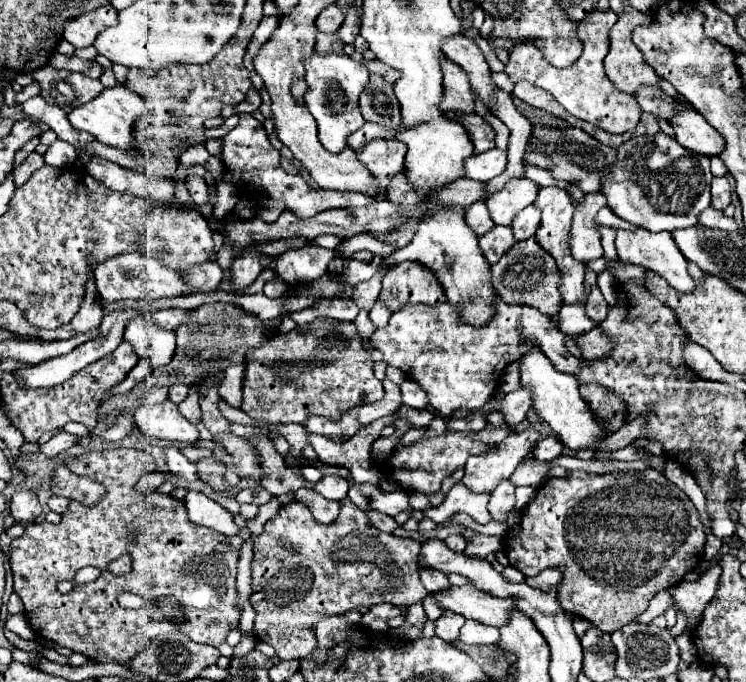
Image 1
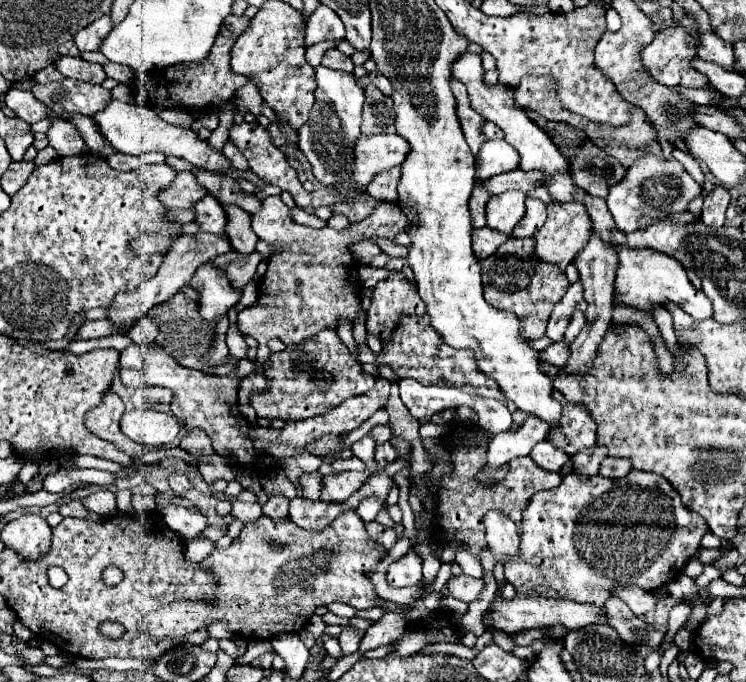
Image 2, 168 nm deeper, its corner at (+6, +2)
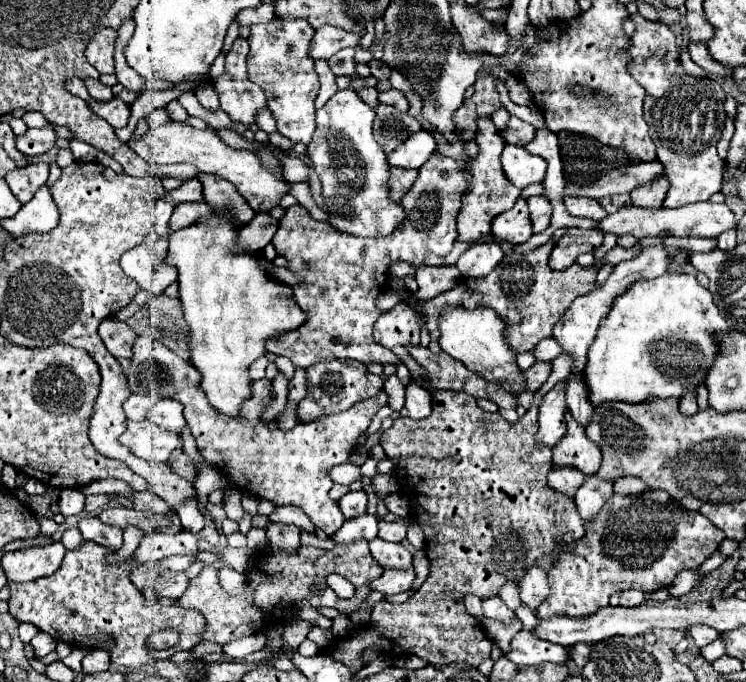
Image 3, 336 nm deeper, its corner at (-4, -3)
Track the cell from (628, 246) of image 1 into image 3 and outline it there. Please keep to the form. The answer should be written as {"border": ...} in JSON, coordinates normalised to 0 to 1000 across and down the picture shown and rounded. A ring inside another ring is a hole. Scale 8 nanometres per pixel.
{"border":[[[890,400],[887,406],[882,409],[874,409],[874,412],[858,412],[853,418],[847,418],[834,435],[828,435],[823,441],[823,450],[815,462],[815,468],[810,471],[810,477],[802,482],[802,491],[796,497],[796,503],[791,506],[788,512],[788,532],[783,538],[783,562],[788,567],[788,582],[791,582],[791,591],[794,597],[802,597],[804,591],[812,591],[812,588],[836,588],[836,591],[858,591],[858,588],[866,588],[866,585],[895,585],[895,582],[903,582],[903,585],[914,585],[920,579],[920,573],[928,573],[930,582],[933,582],[933,570],[936,565],[941,565],[946,559],[946,550],[962,521],[962,497],[960,491],[962,488],[976,488],[976,474],[971,471],[971,465],[965,462],[962,450],[957,447],[957,438],[954,438],[954,430],[944,421],[936,418],[933,406],[930,403],[914,403],[914,400]]]}

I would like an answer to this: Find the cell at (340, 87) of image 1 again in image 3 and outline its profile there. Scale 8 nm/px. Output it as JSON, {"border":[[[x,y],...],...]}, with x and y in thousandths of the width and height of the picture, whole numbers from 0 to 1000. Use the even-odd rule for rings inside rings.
{"border":[[[472,130],[450,133],[440,151],[424,163],[424,192],[418,207],[410,216],[410,230],[416,242],[426,254],[432,265],[432,289],[440,312],[440,327],[469,345],[480,348],[517,348],[525,342],[542,321],[542,306],[536,298],[525,298],[520,289],[520,251],[523,242],[517,236],[515,221],[499,201],[499,180],[501,180],[501,160],[493,157]]]}

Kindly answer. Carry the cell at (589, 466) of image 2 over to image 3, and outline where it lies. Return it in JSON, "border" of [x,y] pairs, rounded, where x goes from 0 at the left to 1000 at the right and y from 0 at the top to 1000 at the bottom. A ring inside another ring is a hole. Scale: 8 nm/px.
{"border":[[[799,696],[786,699],[786,708],[775,717],[775,723],[769,729],[772,746],[775,746],[783,770],[788,770],[802,755],[802,749],[820,729],[820,723],[823,723],[820,711],[815,711],[812,705],[804,705]]]}

